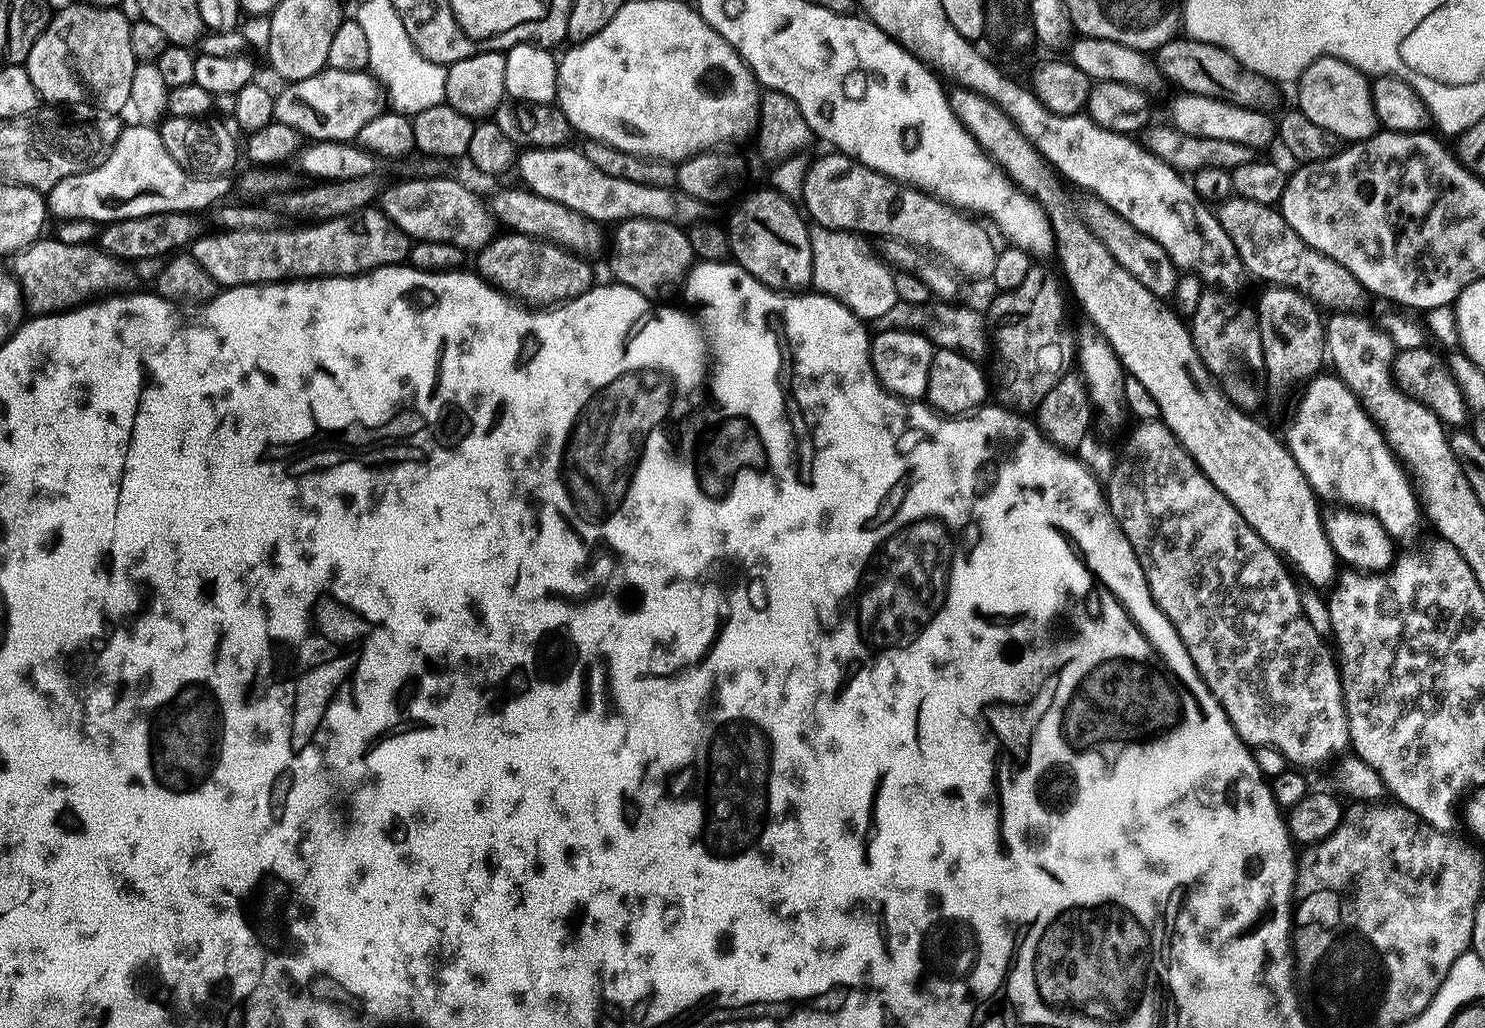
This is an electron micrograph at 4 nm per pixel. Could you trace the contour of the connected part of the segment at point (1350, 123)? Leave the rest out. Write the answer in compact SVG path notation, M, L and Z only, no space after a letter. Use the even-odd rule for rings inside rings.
M1319 56L1301 74L1298 87L1300 87L1299 111L1304 112L1306 118L1310 118L1310 122L1333 132L1341 141L1365 140L1378 130L1372 97L1372 80L1365 73L1347 64L1345 60L1333 56Z

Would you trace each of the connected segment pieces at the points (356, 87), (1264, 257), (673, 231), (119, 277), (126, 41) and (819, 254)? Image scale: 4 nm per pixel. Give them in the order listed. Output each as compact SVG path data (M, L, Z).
M326 67L310 78L302 78L284 87L288 88L280 93L277 91L274 96L274 119L299 129L301 135L312 142L355 141L358 130L362 130L366 122L386 108L385 89L381 81L368 70L351 72Z
M1233 195L1219 205L1218 215L1222 230L1230 242L1234 242L1234 250L1238 250L1241 265L1247 271L1249 268L1258 279L1265 280L1265 285L1295 288L1313 304L1324 310L1332 308L1328 310L1336 314L1355 313L1356 300L1365 299L1364 288L1356 281L1354 274L1350 274L1346 266L1334 262L1334 258L1323 256L1311 248L1273 205Z
M646 217L621 220L615 225L616 245L612 248L612 272L615 283L638 290L653 302L659 296L681 291L694 267L690 238L681 225L671 220L649 220Z
M41 238L28 248L17 252L14 257L14 275L21 284L24 299L27 305L33 308L36 314L55 314L65 310L79 308L97 298L112 298L117 294L128 294L133 291L136 284L136 272L131 263L120 260L110 252L103 252L95 243L68 245L57 238Z
M77 2L53 15L46 30L42 30L42 38L34 42L34 50L30 50L30 58L26 65L41 101L80 104L84 95L88 95L94 103L104 104L108 112L120 112L129 107L130 82L134 82L134 70L138 61L134 54L134 46L130 46L132 20L122 11L119 7L100 8L97 5Z
M813 223L809 227L808 236L811 239L811 285L817 293L833 297L861 320L868 322L886 314L897 303L895 273L875 255L868 256L860 250L855 233Z

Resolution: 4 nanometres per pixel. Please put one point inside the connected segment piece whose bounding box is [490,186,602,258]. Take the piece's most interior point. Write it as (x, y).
(524, 212)

